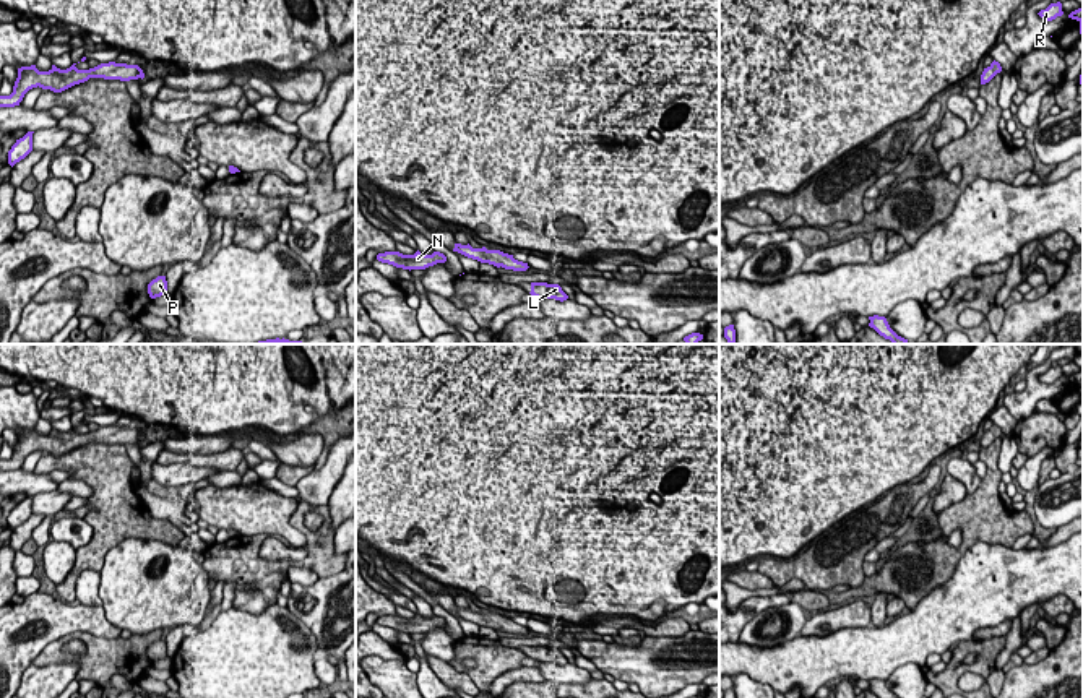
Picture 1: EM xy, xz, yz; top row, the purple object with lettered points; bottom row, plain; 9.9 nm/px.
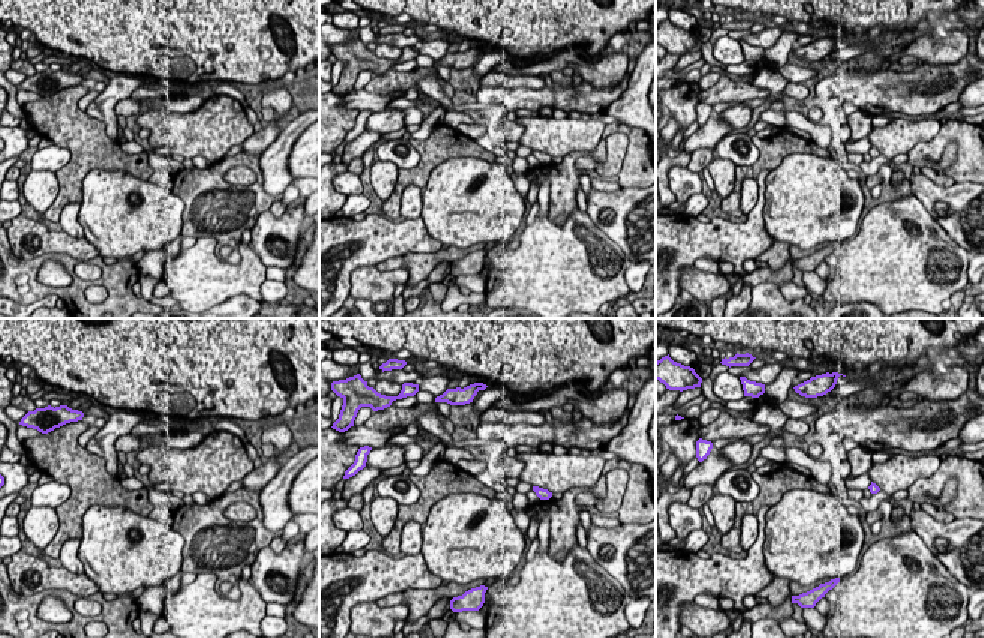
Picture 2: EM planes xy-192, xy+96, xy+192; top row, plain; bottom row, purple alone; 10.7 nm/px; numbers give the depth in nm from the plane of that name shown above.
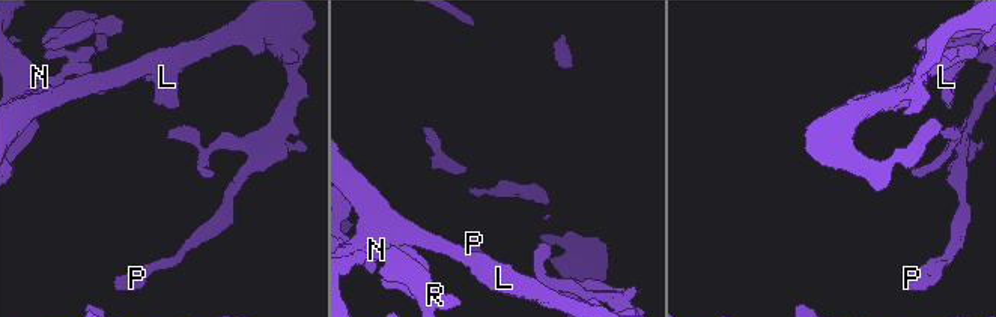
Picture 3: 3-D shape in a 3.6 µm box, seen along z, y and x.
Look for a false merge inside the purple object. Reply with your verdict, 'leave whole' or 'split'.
leave whole

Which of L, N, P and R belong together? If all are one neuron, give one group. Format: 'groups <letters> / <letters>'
groups L N P R

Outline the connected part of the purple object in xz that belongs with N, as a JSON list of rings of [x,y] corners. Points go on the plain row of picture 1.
[[[417,614],[414,618],[403,618],[399,615],[385,615],[378,617],[377,623],[411,635],[411,633],[425,633],[437,627],[445,627],[447,620],[440,615],[434,615],[432,618],[424,618]]]

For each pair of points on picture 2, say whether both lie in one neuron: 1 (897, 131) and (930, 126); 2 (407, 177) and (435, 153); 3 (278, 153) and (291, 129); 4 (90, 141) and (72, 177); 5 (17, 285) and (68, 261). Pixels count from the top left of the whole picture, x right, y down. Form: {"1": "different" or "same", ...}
{"1": "same", "2": "same", "3": "same", "4": "same", "5": "same"}

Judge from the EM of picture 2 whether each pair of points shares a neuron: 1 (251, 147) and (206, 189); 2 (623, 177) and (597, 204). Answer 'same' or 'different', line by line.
1: different
2: different

